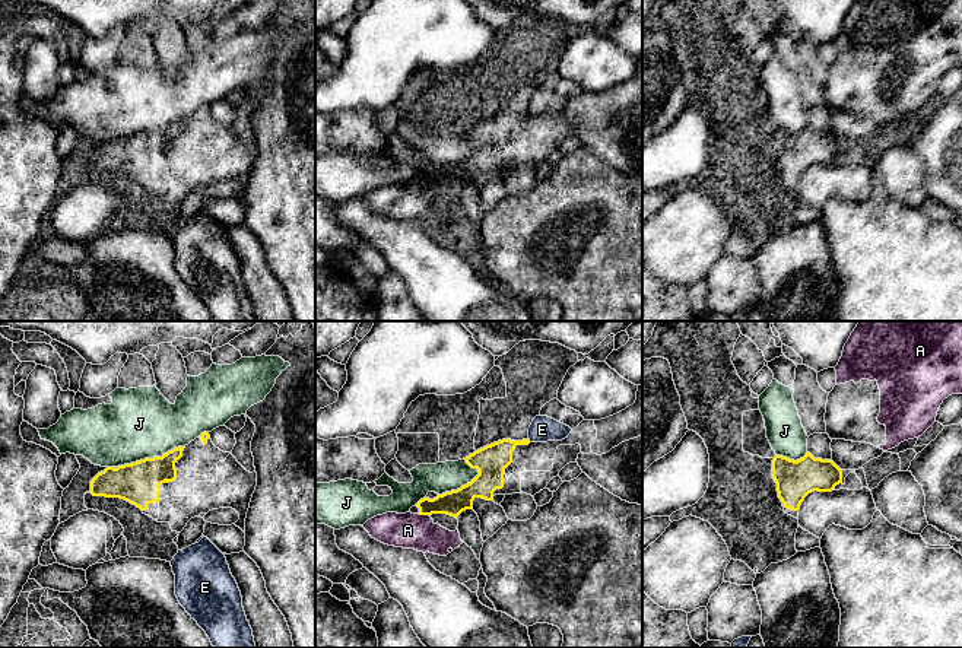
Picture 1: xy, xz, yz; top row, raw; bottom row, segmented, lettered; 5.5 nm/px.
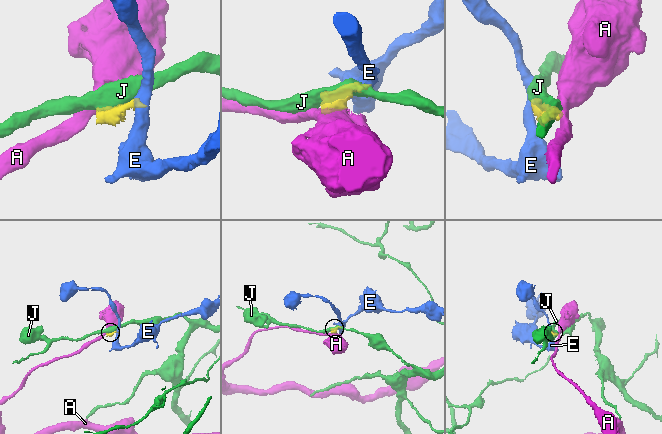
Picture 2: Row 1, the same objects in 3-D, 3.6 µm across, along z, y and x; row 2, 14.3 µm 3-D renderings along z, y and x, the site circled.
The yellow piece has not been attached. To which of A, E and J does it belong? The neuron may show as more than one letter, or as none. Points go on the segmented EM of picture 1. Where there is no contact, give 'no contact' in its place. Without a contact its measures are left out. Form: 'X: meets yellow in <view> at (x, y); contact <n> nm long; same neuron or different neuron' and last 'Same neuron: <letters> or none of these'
A: meets yellow in xz at (424, 514); contact 60 nm long; different neuron
E: meets yellow in xz at (529, 440); contact 30 nm long; different neuron
J: meets yellow in xy at (151, 458); contact 400 nm long; different neuron
Same neuron: none of these

